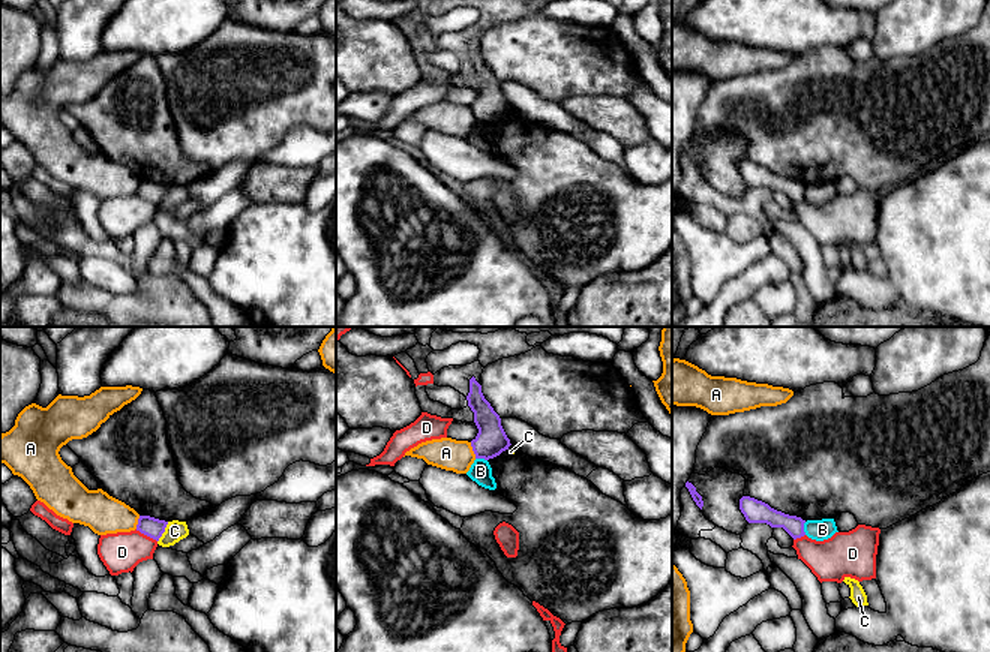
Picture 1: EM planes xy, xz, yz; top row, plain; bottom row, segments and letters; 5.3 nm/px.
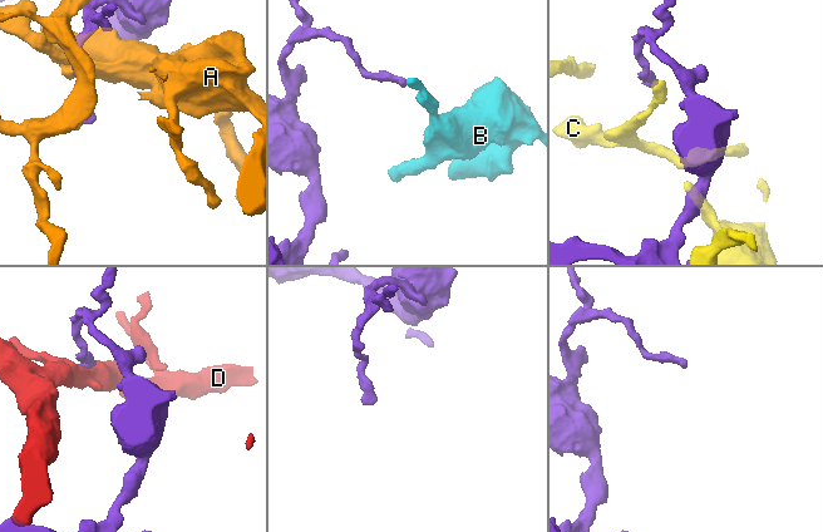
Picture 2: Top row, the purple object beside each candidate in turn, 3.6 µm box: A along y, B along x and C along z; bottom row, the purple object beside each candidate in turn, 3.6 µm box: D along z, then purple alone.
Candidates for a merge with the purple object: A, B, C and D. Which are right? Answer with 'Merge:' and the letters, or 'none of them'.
Merge: none of them

